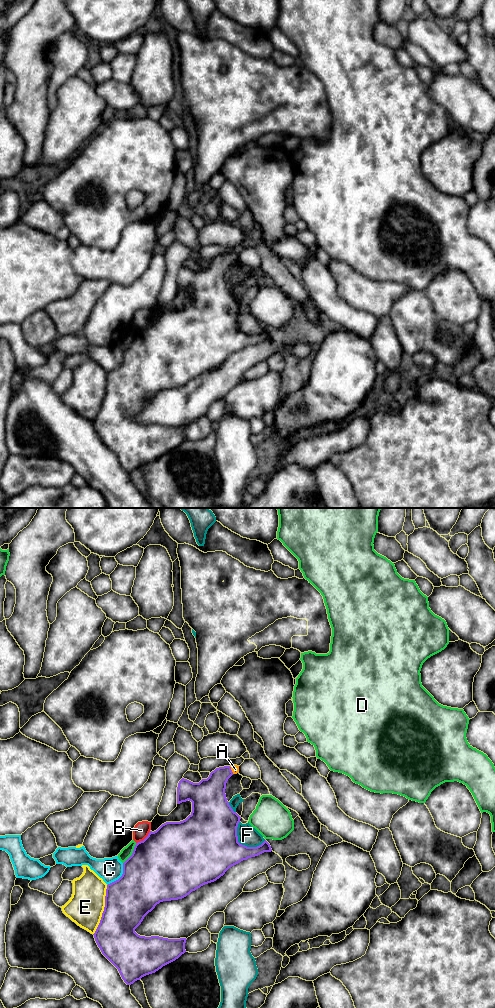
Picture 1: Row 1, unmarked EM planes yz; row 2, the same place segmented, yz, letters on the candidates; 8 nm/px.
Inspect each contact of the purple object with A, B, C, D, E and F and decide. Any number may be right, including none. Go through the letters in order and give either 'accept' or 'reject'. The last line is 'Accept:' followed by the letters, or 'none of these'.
A: accept
B: reject
C: reject
D: reject
E: reject
F: reject
Accept: A

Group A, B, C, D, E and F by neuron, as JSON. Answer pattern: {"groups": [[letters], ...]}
{"groups": [["A"], ["B"], ["C"], ["D"], ["E"], ["F"]]}

